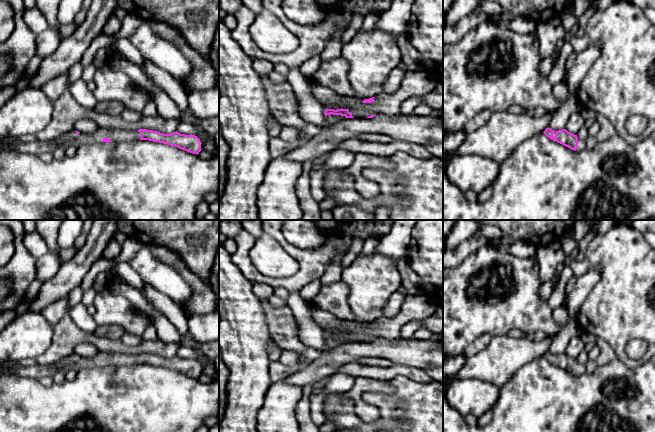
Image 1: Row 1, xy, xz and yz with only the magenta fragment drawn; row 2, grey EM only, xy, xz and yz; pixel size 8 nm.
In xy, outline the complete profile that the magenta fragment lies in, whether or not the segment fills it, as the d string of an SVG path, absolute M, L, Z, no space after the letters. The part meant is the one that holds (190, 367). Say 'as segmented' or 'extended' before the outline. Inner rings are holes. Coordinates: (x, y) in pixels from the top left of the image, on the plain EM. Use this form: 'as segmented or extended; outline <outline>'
extended; outline M99 351L95 356L92 357L80 357L73 354L71 357L65 359L65 361L69 361L71 358L75 359L75 364L64 366L60 372L66 373L70 369L74 369L78 372L83 369L89 369L101 365L106 367L121 367L124 365L149 364L153 366L167 368L170 370L175 370L197 379L202 374L202 367L197 360L180 358L177 355L171 358L164 358L147 353L130 355L124 353L103 353Z

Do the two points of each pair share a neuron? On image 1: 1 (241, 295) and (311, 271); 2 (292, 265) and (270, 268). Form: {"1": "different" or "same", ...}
{"1": "different", "2": "same"}

